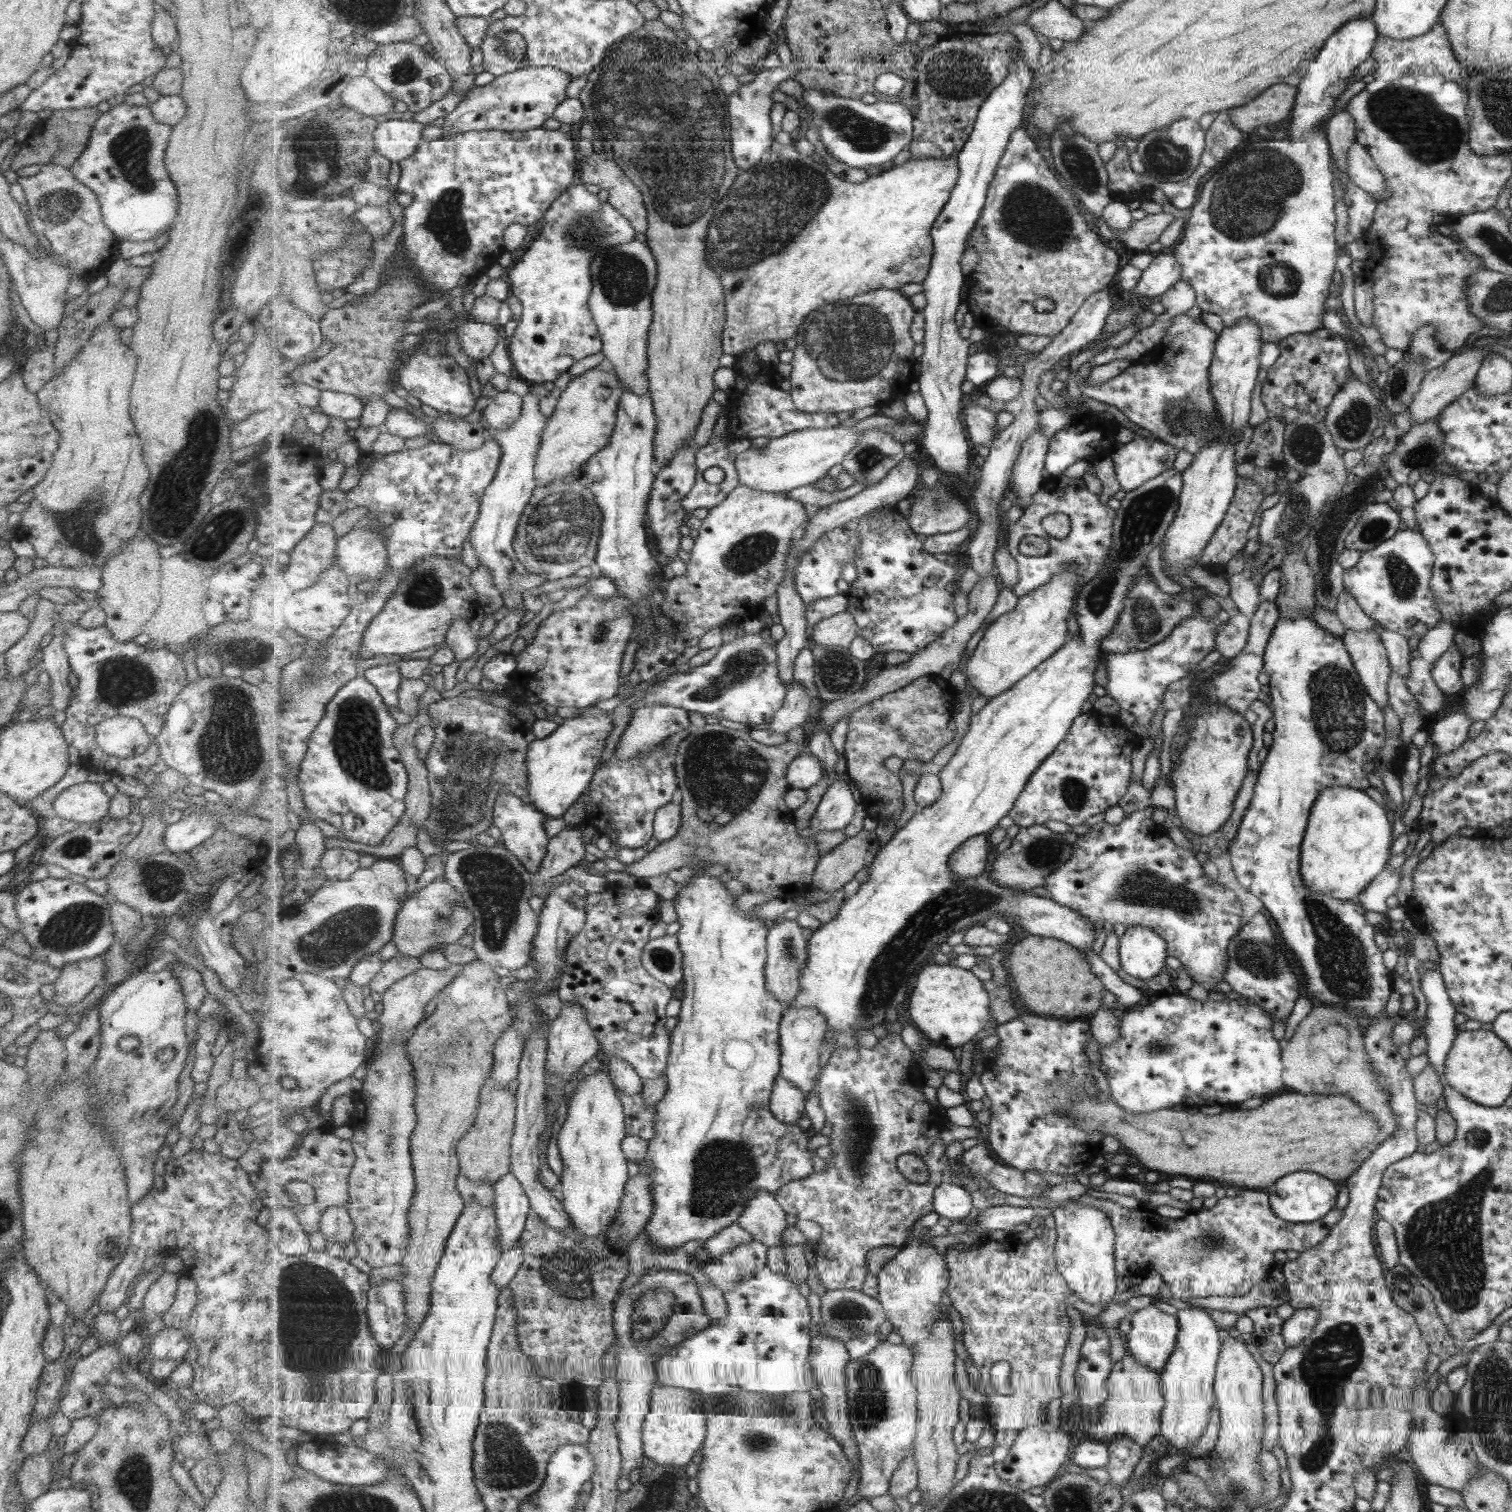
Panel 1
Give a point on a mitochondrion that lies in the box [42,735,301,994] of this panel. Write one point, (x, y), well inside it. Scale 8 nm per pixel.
(161, 881)

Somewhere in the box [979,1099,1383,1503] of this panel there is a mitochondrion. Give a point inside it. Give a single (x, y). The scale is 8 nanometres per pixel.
(1328, 1363)

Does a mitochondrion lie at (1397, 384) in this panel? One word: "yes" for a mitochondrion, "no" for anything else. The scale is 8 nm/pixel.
yes

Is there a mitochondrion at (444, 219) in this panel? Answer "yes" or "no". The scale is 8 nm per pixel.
yes

